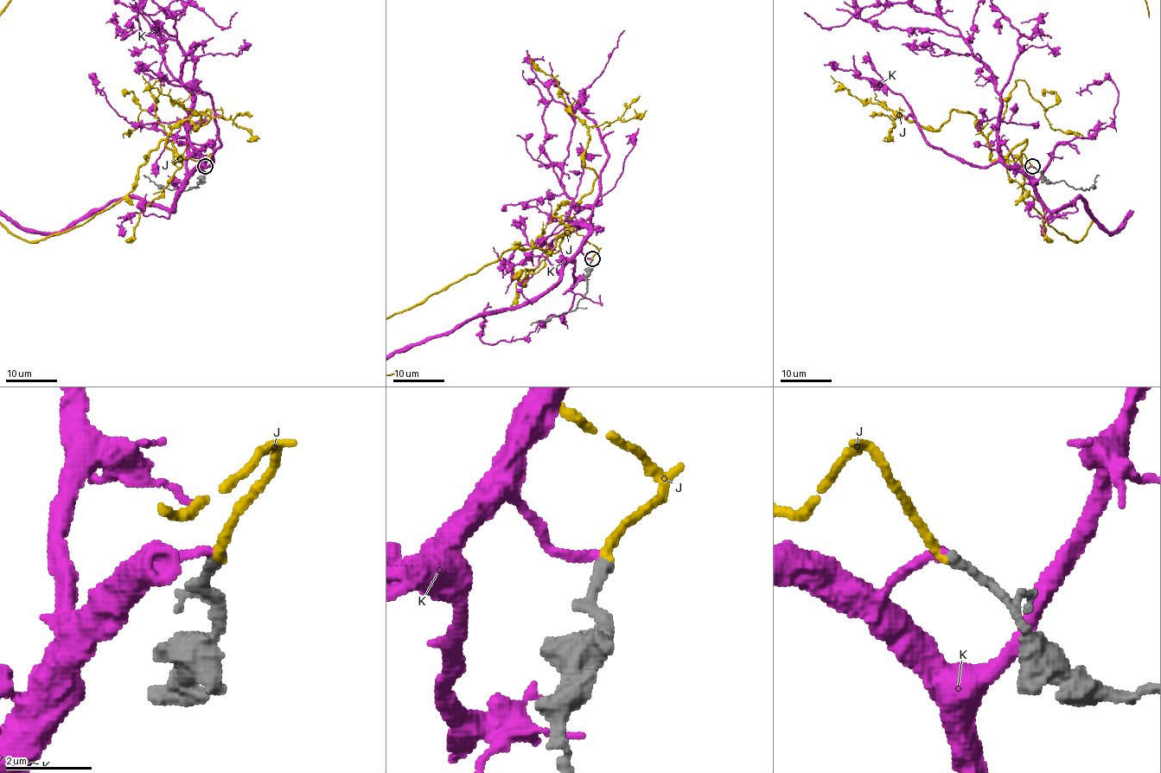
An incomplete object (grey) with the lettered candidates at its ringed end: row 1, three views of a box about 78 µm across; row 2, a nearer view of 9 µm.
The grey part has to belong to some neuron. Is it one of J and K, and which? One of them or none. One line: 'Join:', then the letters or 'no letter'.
Join: J

